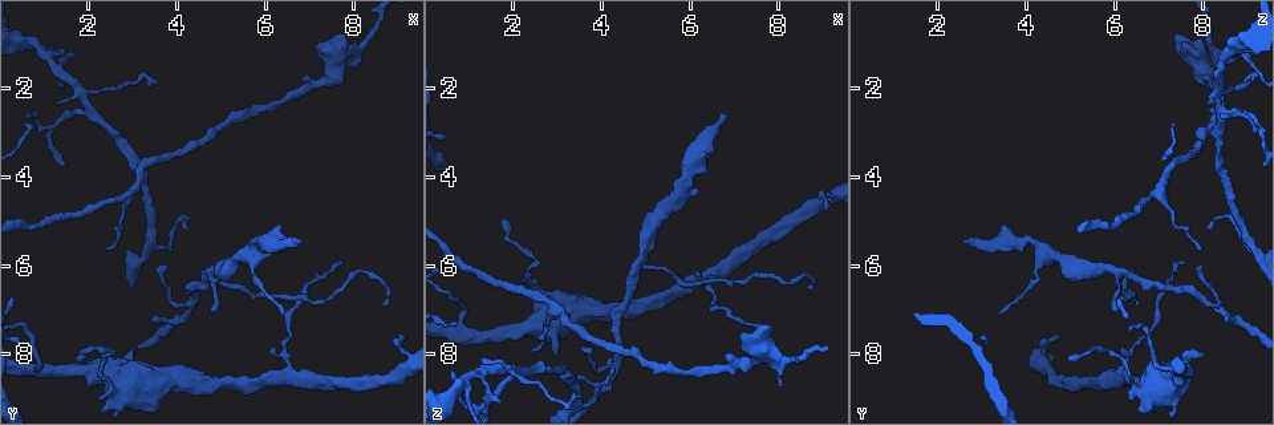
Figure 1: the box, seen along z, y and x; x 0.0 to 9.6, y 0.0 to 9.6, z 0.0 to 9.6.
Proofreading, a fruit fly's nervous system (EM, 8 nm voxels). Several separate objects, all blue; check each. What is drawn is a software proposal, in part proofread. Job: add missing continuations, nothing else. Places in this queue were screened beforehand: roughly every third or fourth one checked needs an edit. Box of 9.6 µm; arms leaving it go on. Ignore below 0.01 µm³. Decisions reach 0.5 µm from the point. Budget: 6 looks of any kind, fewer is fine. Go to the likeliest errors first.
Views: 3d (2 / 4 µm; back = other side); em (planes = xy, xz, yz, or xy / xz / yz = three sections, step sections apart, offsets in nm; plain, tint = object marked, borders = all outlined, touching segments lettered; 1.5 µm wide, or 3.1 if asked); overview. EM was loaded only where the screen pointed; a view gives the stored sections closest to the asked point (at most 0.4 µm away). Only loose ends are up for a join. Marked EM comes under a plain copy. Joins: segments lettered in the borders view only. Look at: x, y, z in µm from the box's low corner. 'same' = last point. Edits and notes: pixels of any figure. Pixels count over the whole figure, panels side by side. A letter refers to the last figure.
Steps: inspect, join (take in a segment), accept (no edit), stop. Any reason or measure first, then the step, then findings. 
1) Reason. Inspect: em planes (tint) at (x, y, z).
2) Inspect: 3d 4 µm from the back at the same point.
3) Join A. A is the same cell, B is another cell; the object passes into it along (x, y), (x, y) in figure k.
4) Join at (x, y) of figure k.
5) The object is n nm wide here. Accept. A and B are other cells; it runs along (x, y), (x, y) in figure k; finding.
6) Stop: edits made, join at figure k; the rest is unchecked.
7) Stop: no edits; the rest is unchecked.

An open end. Inspect: em yz step 4 (tint) at (8.00, 1.35, 8.70).

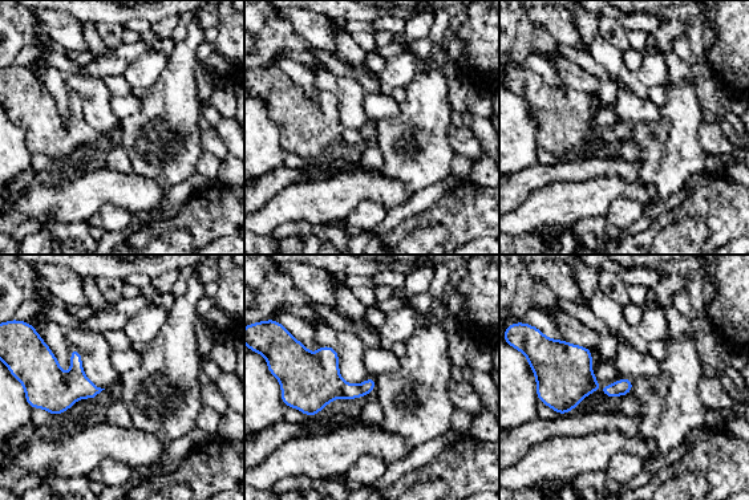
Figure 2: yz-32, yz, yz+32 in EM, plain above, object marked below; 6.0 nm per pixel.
Inspect: em planes (borders) at the same point.

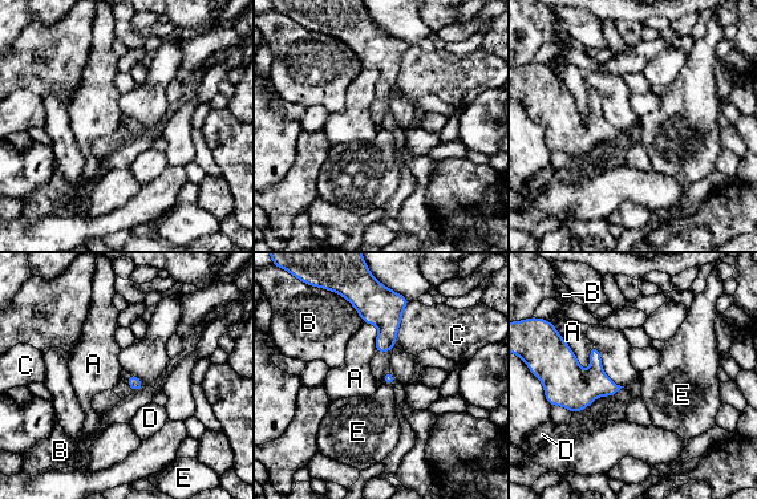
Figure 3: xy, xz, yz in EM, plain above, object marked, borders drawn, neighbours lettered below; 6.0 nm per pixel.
Accept. A, B, C, D and E are other cells; a border runs along (381, 381), (392, 386) in figure 3; none of them fits.

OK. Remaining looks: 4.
Branch stops here. Inspect: em xz step 8 (tint) at (6.80, 5.50, 2.60).

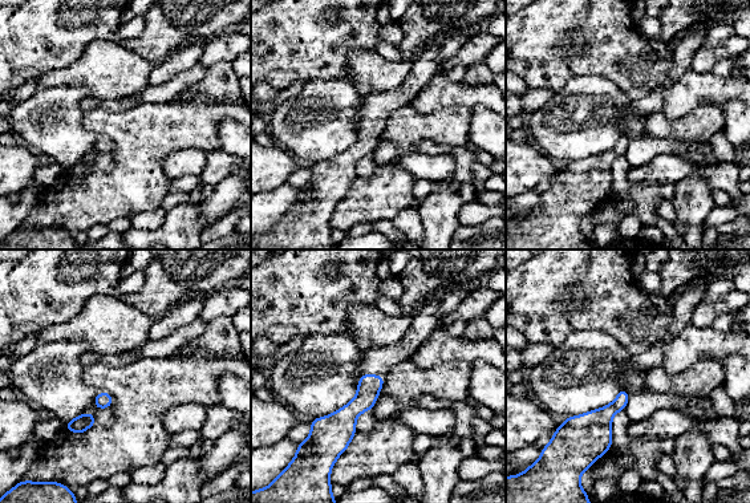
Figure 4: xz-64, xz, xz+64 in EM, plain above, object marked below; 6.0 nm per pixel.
Another direction. Inspect: em yz step 4 (borders) at the same point.

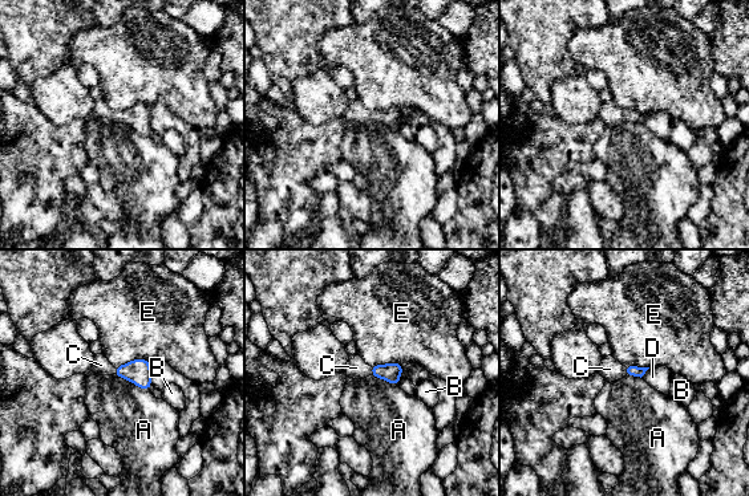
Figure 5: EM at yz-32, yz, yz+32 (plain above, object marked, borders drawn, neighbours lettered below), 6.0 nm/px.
Join C. C is the same cell, A, B, D and E are other cells; the cell continues.

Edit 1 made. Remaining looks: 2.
Stop: edits made, join at figure 5; the rest is unchecked.

